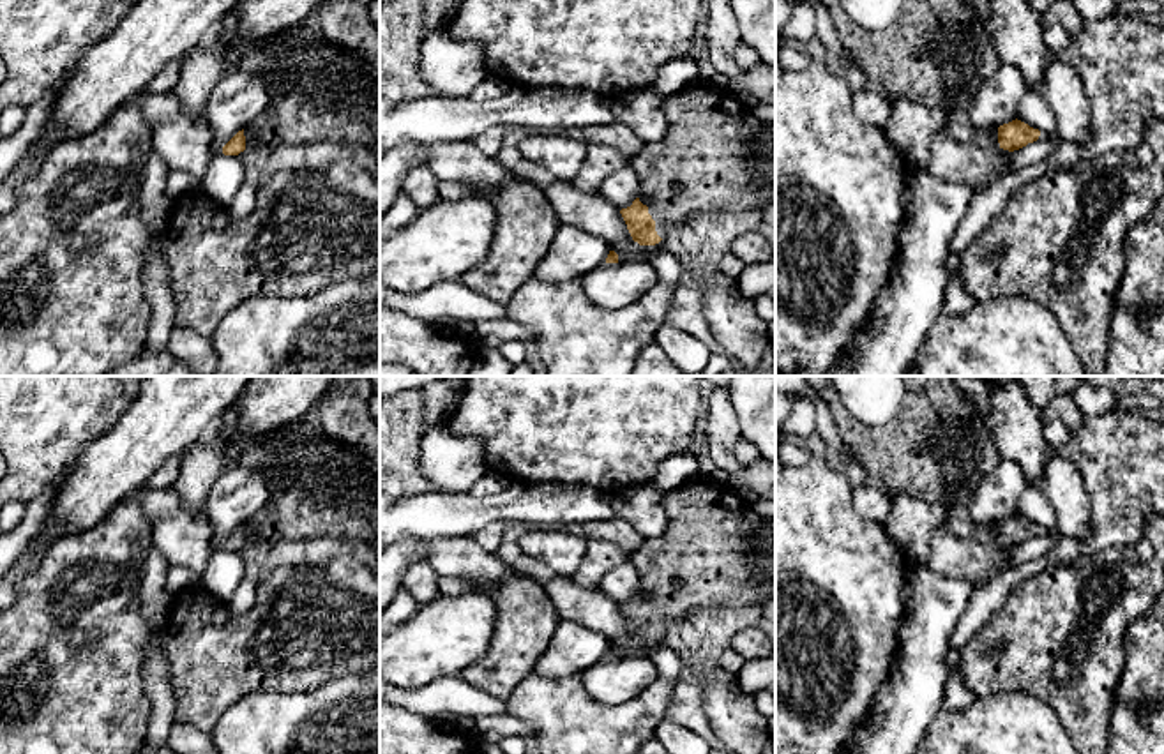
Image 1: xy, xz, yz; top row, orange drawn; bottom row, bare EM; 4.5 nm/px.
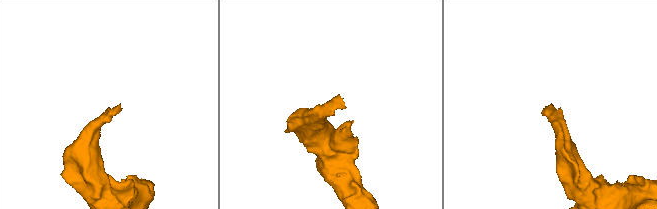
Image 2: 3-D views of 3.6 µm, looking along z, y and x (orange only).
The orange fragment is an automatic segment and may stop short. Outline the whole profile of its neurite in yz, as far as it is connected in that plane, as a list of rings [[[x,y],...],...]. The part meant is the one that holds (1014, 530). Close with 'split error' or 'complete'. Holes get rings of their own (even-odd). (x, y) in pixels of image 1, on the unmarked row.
[[[804,376],[811,392],[827,404],[841,440],[864,464],[873,482],[878,482],[892,500],[899,494],[920,501],[940,501],[954,494],[943,528],[980,544],[1019,546],[1039,535],[1040,526],[1021,516],[1000,523],[977,524],[970,516],[970,496],[979,482],[1001,461],[989,422],[956,388],[952,376],[901,376],[904,399],[901,410],[881,426],[858,422],[834,396],[832,376]]]; split error

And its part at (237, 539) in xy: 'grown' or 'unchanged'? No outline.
grown

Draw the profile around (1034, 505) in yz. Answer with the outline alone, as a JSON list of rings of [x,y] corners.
[[[1030,484],[1017,500],[1017,516],[1047,532],[1056,528],[1056,512],[1039,484]]]

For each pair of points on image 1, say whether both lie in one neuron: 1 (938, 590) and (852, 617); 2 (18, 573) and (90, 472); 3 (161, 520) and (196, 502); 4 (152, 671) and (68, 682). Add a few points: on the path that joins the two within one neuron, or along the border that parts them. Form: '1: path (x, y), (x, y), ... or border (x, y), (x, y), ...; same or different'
1: border (907, 562), (907, 606), (898, 640); different
2: border (37, 537), (39, 544), (30, 558), (29, 573); different
3: border (173, 486), (189, 511), (202, 511); different
4: border (152, 633), (143, 654), (149, 714); different

